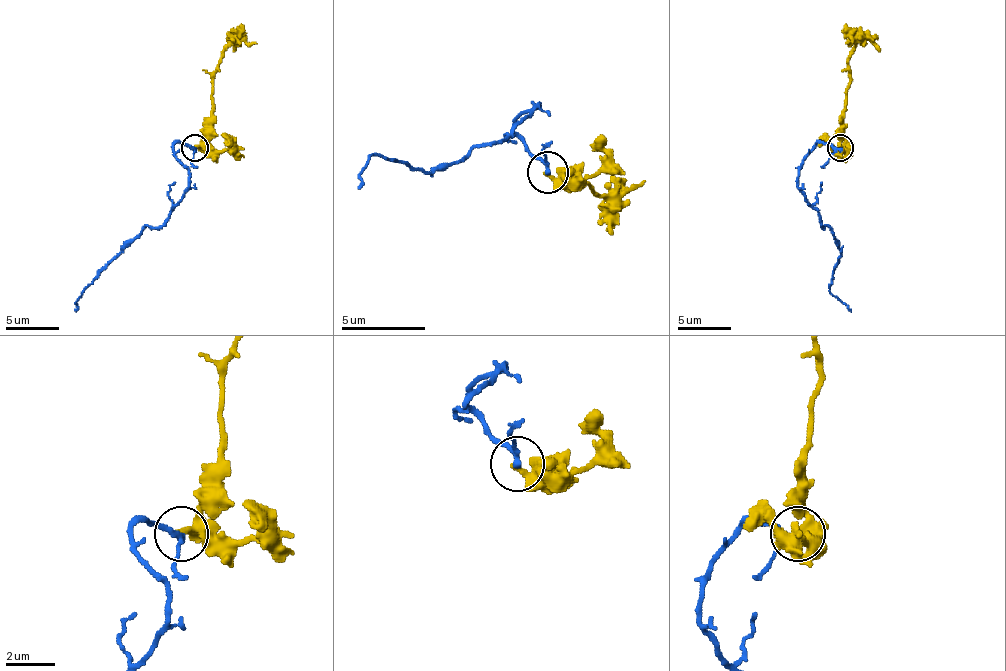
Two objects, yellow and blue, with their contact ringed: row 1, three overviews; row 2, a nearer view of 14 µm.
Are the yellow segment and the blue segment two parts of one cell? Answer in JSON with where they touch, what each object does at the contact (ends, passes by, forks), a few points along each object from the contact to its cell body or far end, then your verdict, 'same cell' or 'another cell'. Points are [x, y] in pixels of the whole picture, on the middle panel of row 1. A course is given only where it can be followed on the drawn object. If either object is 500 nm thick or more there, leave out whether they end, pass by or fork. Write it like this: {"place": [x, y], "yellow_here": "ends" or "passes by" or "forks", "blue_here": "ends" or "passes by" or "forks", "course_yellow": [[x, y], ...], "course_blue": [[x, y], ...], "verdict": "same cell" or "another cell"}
{"place": [547, 172], "yellow_here": "forks", "blue_here": "passes by", "course_yellow": [[548, 175], [557, 179], [561, 175], [574, 179], [578, 187], [586, 183], [607, 196], [644, 179]], "course_blue": [[548, 171], [515, 133], [515, 121], [536, 104], [494, 146], [457, 162], [419, 171], [373, 154], [356, 187]], "verdict": "another cell"}

